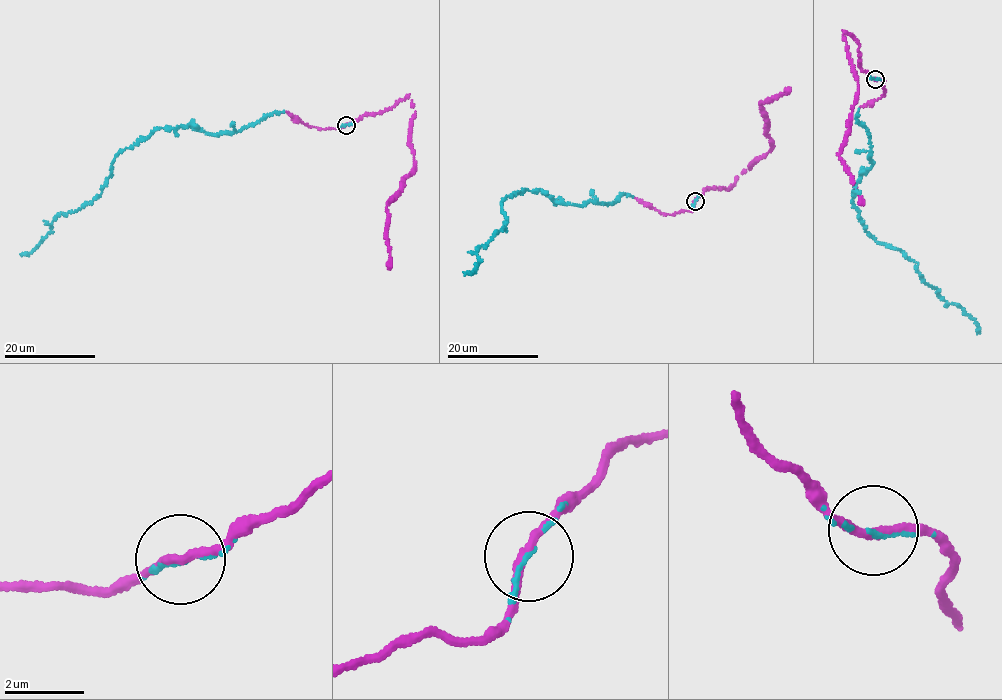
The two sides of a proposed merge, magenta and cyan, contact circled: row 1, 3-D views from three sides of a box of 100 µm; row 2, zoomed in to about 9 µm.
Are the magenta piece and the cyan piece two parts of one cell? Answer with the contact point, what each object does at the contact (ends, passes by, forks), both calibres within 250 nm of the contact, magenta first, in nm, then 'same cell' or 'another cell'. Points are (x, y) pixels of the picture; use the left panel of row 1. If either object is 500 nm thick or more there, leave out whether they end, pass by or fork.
at (346, 125); magenta passes by; cyan ends there; 200 nm thick on the magenta side, 100 nm on the other; same cell

